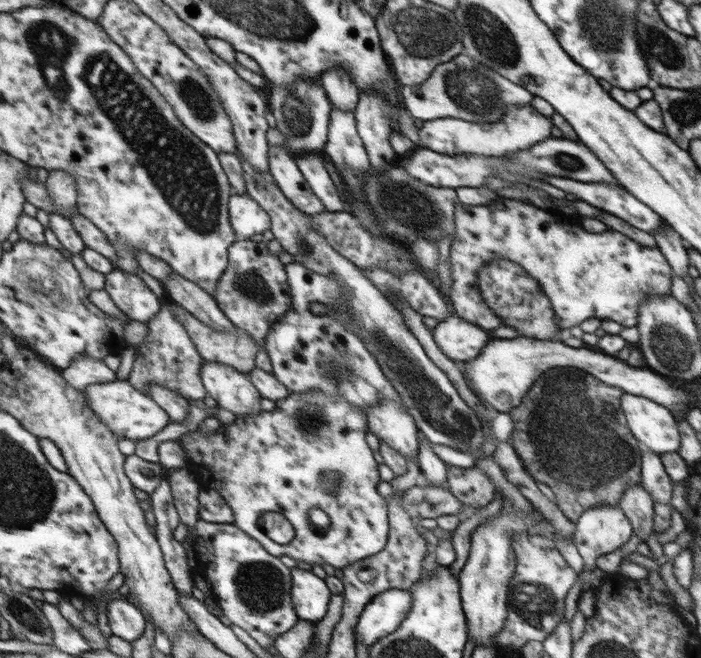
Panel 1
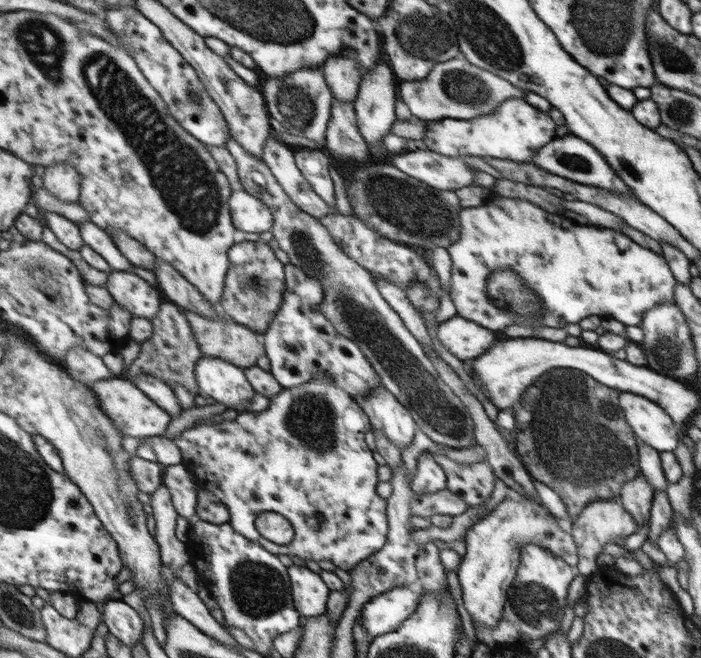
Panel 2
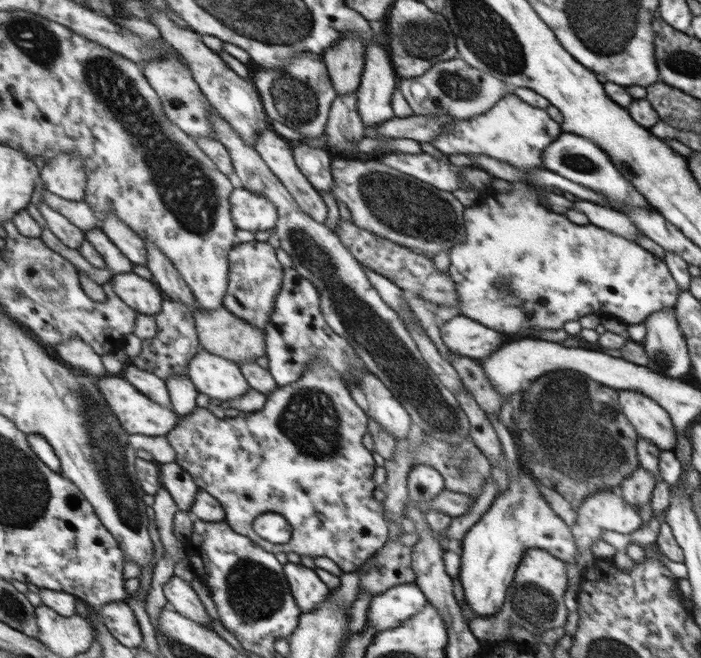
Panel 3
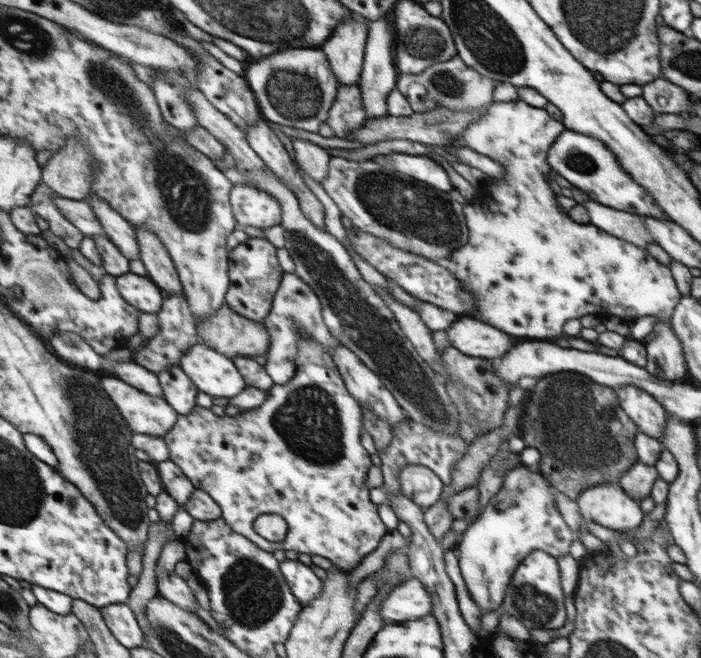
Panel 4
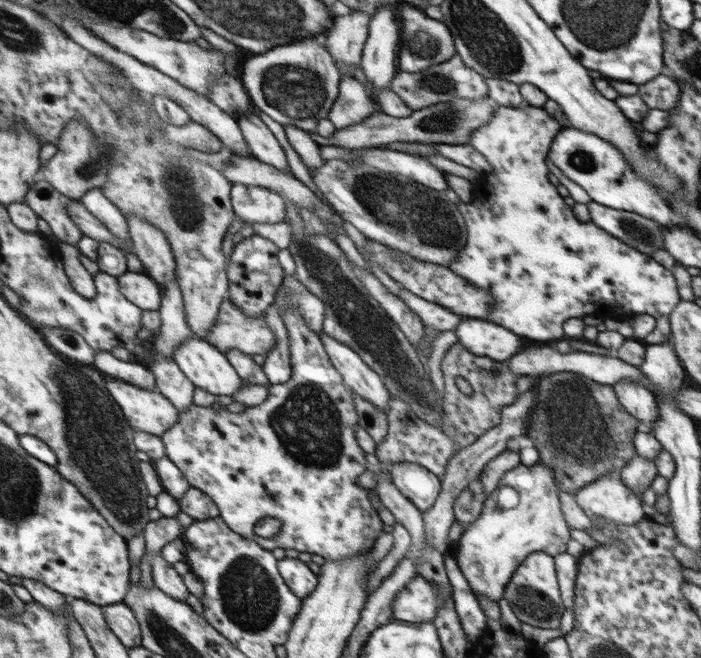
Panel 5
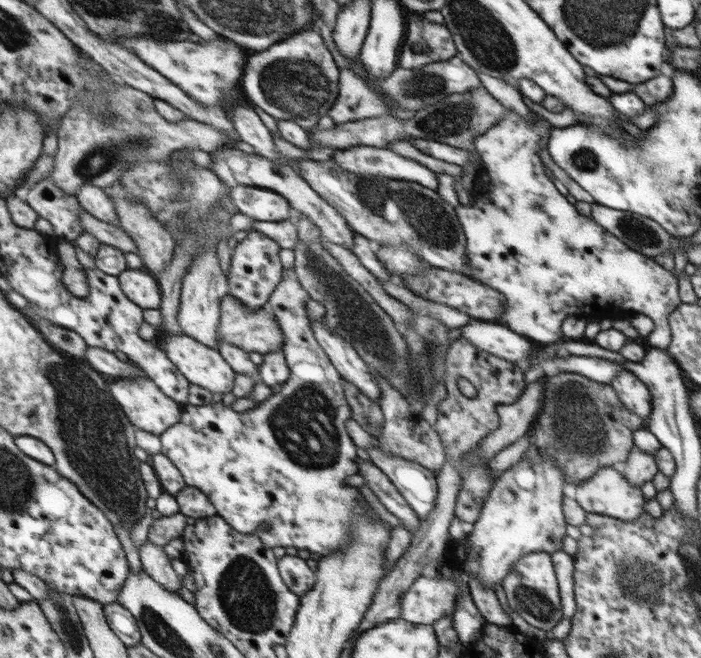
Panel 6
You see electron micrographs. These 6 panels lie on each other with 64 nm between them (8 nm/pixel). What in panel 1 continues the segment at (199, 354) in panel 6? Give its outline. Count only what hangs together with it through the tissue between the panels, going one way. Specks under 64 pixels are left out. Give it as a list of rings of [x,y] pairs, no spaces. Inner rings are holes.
[[[205,361],[202,366],[202,379],[217,406],[229,410],[236,417],[257,414],[260,393],[245,373],[227,364]]]

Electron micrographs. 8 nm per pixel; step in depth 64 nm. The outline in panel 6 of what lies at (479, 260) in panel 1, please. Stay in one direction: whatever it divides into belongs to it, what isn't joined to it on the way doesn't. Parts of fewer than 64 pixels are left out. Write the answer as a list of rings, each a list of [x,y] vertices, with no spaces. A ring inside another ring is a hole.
[[[509,110],[499,122],[493,123],[483,134],[473,139],[474,150],[482,160],[475,178],[477,194],[475,202],[460,205],[456,210],[466,238],[466,270],[469,277],[504,296],[507,308],[501,314],[501,320],[497,318],[494,322],[535,340],[536,344],[561,338],[559,324],[567,312],[569,316],[577,316],[607,304],[624,310],[626,316],[635,313],[648,316],[654,327],[645,337],[645,342],[651,347],[666,348],[670,341],[668,314],[680,303],[679,282],[672,271],[625,246],[593,220],[585,218],[585,212],[581,212],[581,208],[577,208],[569,196],[561,196],[561,188],[553,184],[537,154],[540,148],[546,146],[552,127],[547,120],[537,115],[531,120],[523,120],[519,114]]]

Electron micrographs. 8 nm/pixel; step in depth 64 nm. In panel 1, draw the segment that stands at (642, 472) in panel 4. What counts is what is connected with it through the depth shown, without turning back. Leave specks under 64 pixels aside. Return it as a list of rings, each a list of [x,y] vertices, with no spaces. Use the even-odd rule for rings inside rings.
[[[641,484],[628,487],[617,506],[623,510],[638,540],[645,541],[653,529],[653,500]]]

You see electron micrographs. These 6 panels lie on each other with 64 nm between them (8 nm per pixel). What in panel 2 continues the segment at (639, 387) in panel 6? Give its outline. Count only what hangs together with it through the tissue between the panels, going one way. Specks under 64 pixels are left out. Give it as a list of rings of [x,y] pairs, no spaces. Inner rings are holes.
[[[620,392],[620,407],[628,419],[629,428],[640,441],[657,452],[672,452],[677,449],[677,434],[672,417],[648,397],[630,392]]]

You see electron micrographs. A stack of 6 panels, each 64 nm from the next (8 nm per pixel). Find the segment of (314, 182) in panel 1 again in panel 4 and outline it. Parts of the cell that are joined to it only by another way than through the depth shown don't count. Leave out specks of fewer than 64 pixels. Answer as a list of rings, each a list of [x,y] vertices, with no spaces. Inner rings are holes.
[[[296,137],[291,142],[296,166],[321,185],[326,179],[328,160],[331,156],[325,149],[309,141]]]

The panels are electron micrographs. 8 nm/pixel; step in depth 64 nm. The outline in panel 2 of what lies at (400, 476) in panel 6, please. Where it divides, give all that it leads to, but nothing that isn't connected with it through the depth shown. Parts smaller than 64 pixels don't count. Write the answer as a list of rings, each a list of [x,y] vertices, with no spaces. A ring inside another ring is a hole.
[[[421,453],[417,461],[417,470],[410,482],[413,496],[425,493],[439,492],[446,489],[446,478],[443,470],[431,460],[427,453]]]

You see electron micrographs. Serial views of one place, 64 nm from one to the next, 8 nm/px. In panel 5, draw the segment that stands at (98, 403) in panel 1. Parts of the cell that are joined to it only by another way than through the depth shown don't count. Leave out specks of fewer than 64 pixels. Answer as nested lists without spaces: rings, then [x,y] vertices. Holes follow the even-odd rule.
[[[117,379],[109,380],[109,392],[113,392],[113,398],[121,405],[125,416],[136,431],[149,432],[161,437],[180,419],[179,409],[157,387],[139,388],[135,384]]]

